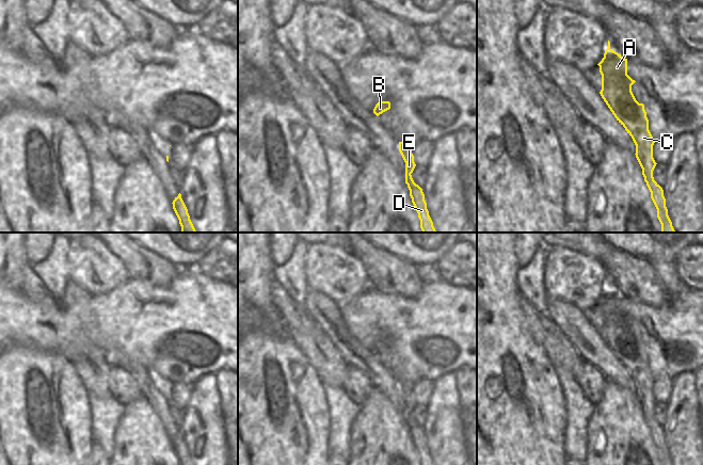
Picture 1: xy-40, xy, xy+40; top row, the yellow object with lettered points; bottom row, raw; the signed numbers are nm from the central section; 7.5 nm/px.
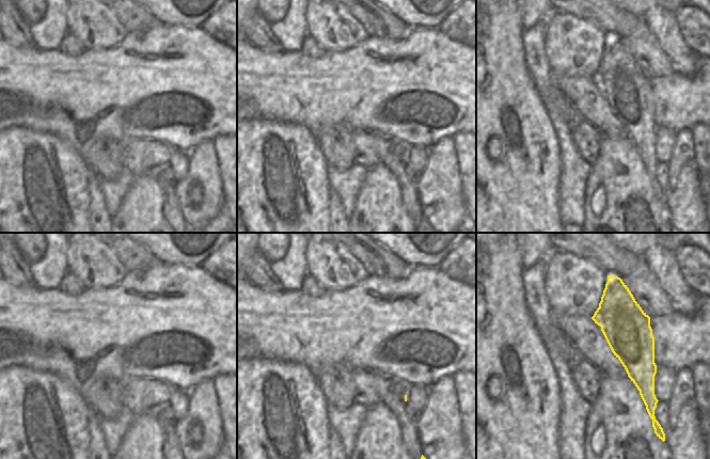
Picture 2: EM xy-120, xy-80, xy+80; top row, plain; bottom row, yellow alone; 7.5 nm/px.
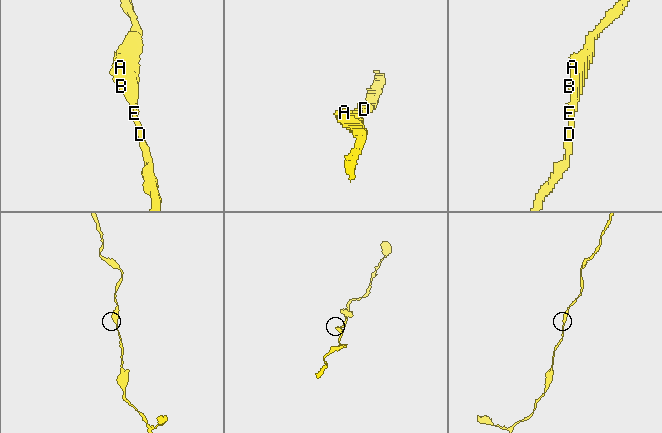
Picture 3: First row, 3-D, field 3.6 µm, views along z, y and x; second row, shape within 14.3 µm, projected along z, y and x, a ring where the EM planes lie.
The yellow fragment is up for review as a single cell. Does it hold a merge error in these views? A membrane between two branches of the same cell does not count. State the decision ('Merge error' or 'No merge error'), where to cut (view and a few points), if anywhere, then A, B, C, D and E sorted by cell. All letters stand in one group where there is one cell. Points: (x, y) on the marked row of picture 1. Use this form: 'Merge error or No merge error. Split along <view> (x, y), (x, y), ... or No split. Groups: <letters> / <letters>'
No merge error. No split. Groups: A B C D E.

